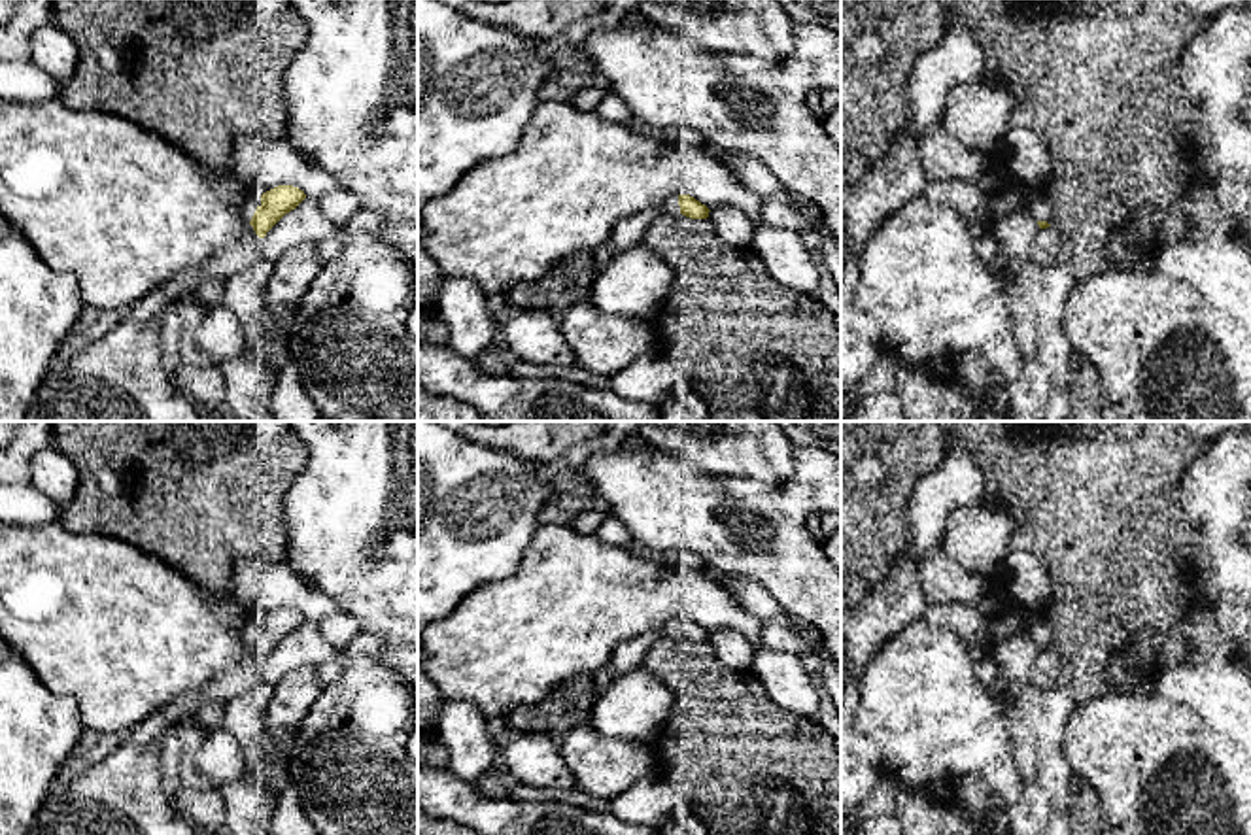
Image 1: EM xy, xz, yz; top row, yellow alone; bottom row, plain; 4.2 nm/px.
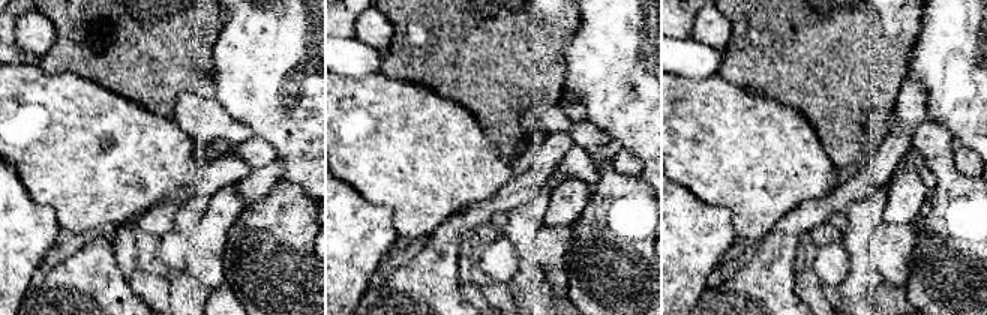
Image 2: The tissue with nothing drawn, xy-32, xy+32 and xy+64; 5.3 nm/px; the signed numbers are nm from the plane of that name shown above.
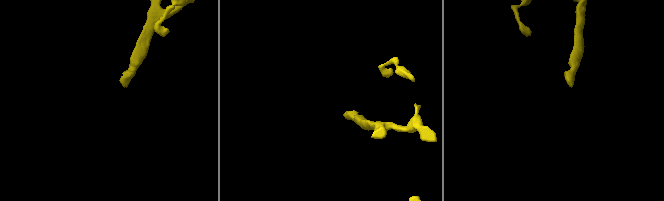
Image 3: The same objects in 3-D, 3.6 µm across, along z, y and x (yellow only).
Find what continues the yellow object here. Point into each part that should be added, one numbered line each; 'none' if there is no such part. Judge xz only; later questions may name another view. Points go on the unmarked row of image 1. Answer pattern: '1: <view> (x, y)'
1: xz (669, 628)

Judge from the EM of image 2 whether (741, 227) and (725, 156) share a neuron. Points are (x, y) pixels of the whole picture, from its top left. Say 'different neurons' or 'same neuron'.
same neuron

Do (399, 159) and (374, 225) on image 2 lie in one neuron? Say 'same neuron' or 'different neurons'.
different neurons

